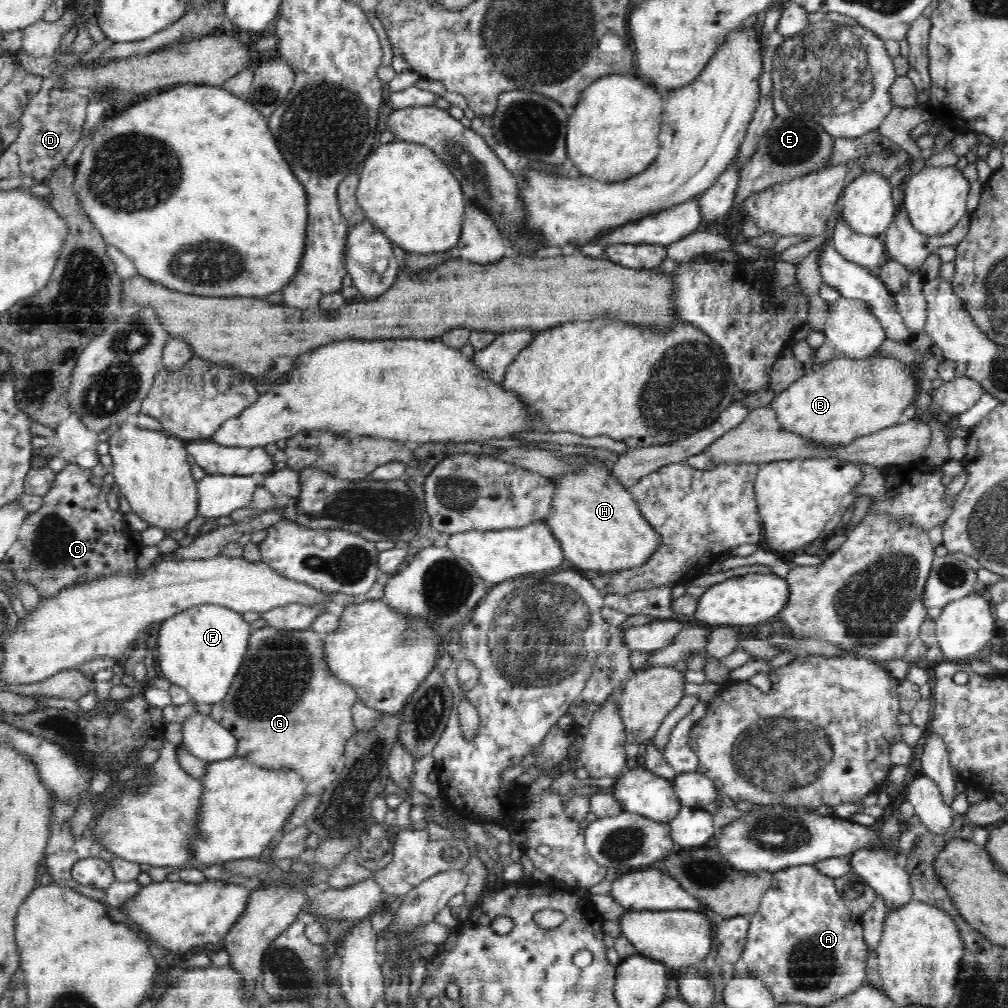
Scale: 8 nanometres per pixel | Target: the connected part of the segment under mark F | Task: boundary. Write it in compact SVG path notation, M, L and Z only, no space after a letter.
M200 604L176 613L175 616L164 619L158 630L156 653L160 670L172 685L184 688L195 703L212 705L218 703L227 696L236 674L244 663L251 632L250 623L244 620L242 613L232 611L219 604Z

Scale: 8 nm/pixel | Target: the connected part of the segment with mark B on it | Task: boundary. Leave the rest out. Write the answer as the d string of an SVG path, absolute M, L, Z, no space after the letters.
M870 356L864 359L848 360L836 358L826 364L816 366L806 376L798 378L786 390L775 395L770 403L777 410L776 417L788 432L802 433L814 441L823 441L826 445L849 444L858 436L868 436L873 432L894 427L898 424L906 406L916 398L916 380L908 364L902 364L894 358Z

